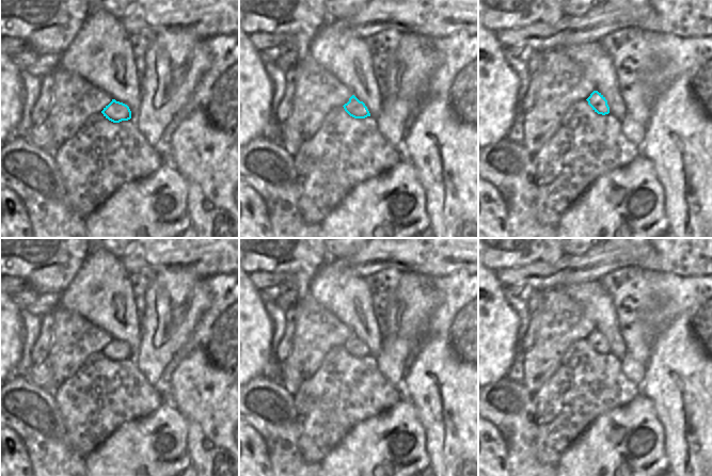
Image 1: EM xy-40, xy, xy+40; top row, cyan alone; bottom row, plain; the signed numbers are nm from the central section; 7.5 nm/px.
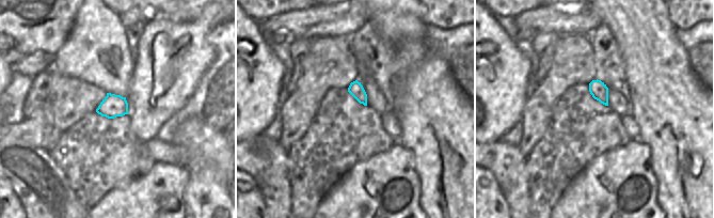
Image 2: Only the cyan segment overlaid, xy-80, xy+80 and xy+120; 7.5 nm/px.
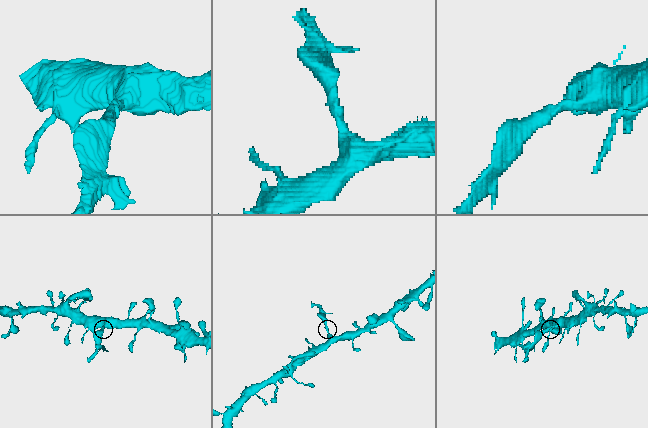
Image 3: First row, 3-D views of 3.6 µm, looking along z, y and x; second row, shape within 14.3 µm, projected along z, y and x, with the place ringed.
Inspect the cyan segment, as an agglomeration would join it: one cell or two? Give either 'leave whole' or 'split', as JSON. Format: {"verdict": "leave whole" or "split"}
{"verdict": "split"}

